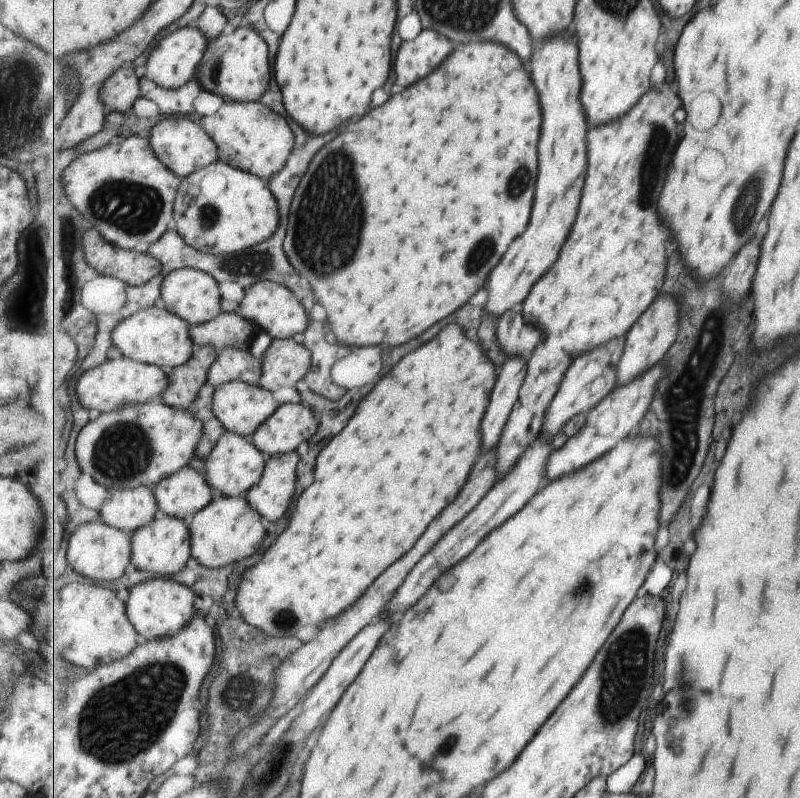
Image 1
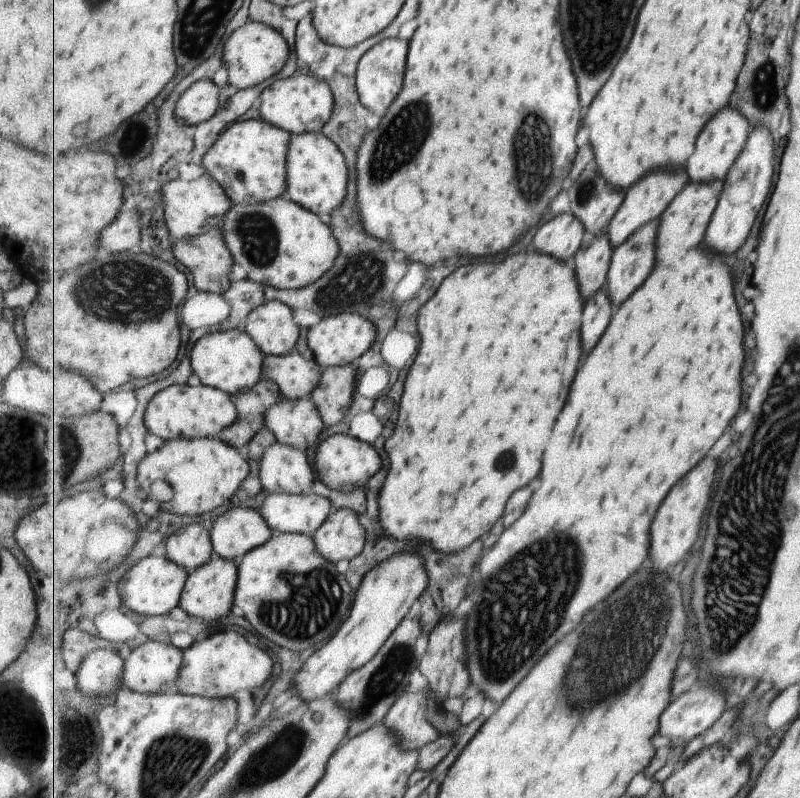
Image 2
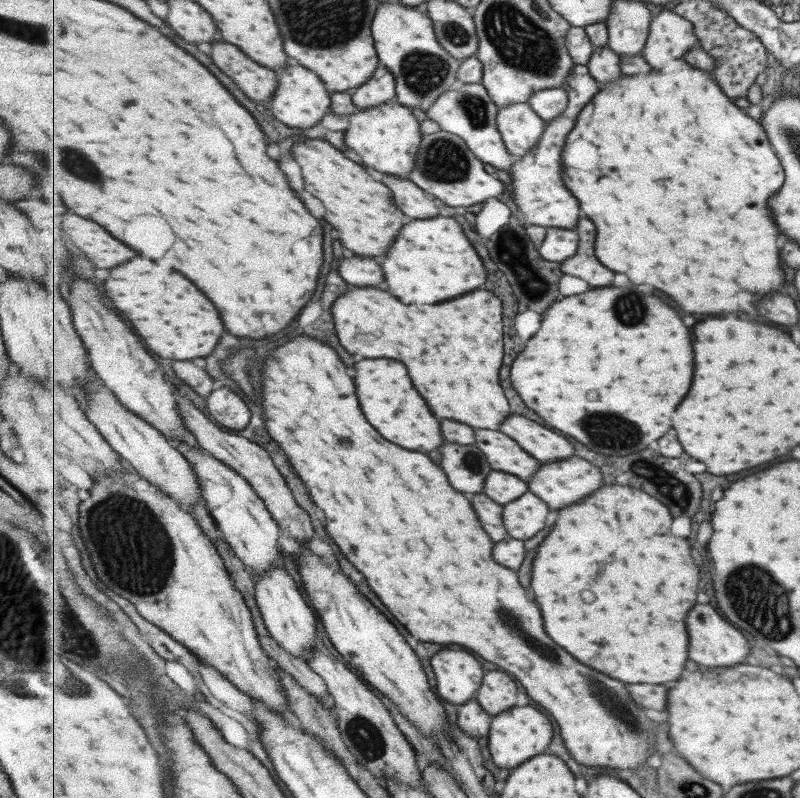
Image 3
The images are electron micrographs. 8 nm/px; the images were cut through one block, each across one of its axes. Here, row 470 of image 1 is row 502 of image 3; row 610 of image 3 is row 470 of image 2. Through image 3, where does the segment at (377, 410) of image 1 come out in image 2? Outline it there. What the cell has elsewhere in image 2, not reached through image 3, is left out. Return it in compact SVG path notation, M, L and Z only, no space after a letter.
M521 252L505 258L503 262L471 262L453 272L439 292L423 306L419 314L419 332L421 332L421 348L419 356L409 372L405 394L401 402L401 416L395 434L387 440L385 448L391 458L391 474L381 494L381 522L384 526L382 533L395 538L421 538L429 540L441 552L454 553L477 541L481 534L489 534L491 528L499 522L506 512L509 498L531 484L543 466L543 452L551 438L557 416L561 414L573 378L579 370L583 358L583 342L581 342L581 326L583 326L583 306L585 299L580 289L579 279L576 278L574 262L552 257L541 252Z

